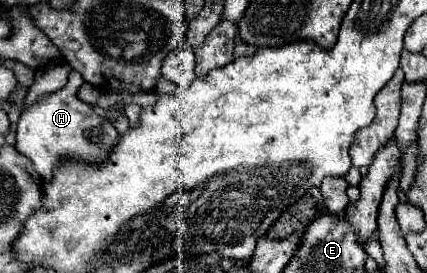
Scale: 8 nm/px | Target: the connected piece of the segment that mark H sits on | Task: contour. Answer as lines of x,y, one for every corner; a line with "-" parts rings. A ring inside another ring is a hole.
70,72
68,83
54,94
42,96
36,104
22,112
16,130
16,148
28,156
44,180
52,178
52,168
62,156
78,156
88,162
102,162
108,158
110,148
118,142
118,132
108,118
94,112
94,108
78,98
78,88
84,78

